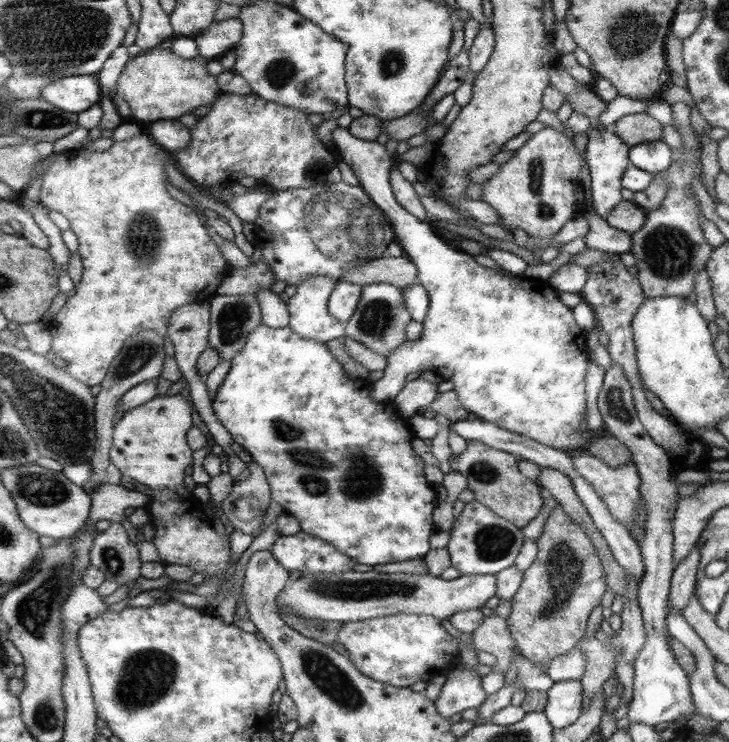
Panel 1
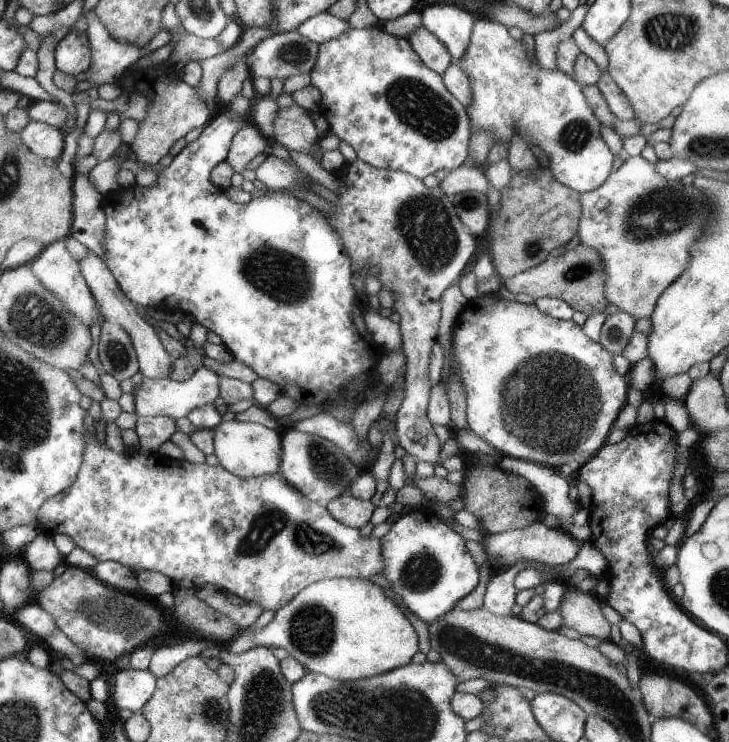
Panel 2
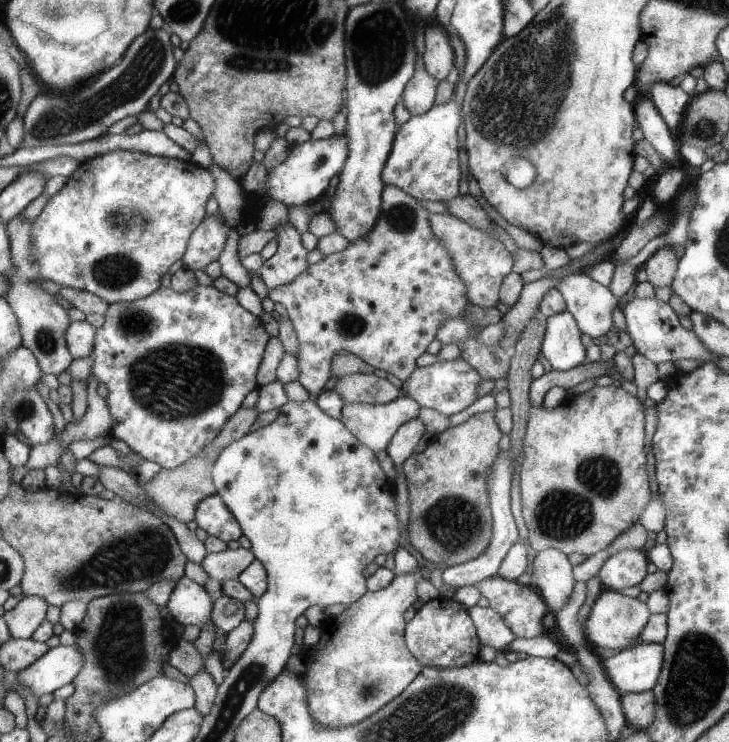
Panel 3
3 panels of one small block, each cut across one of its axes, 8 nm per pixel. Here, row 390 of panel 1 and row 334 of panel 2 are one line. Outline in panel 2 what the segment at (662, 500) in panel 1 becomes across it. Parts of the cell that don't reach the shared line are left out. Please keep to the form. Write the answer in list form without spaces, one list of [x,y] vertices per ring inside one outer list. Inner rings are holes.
[[[627,313],[606,315],[600,328],[598,343],[611,355],[621,355],[633,330],[635,319]]]

